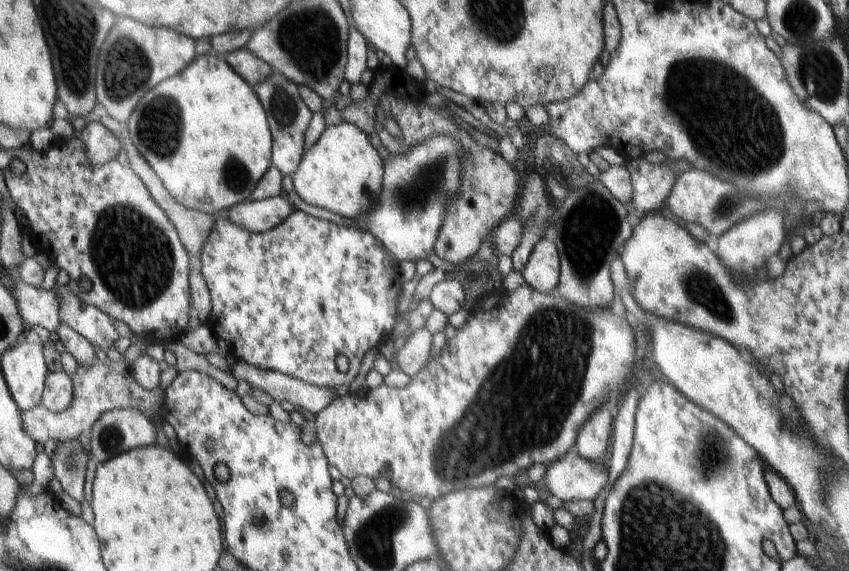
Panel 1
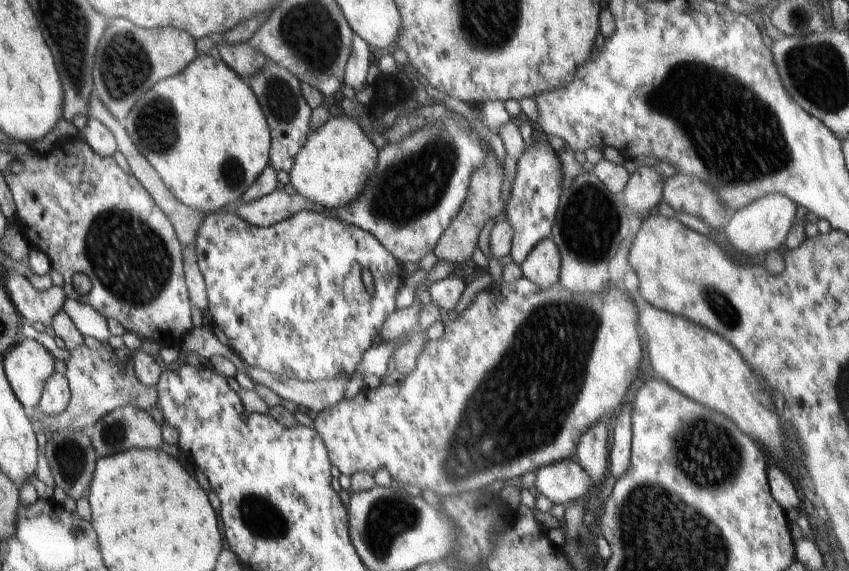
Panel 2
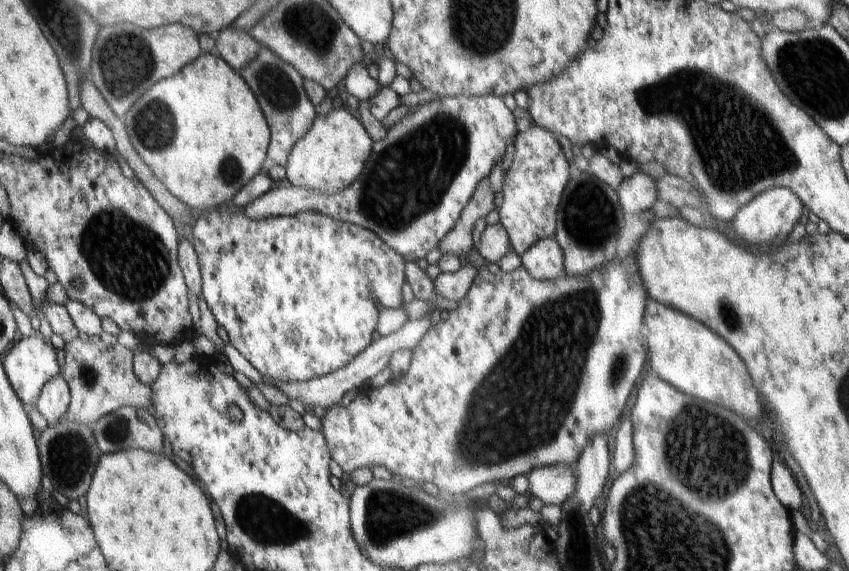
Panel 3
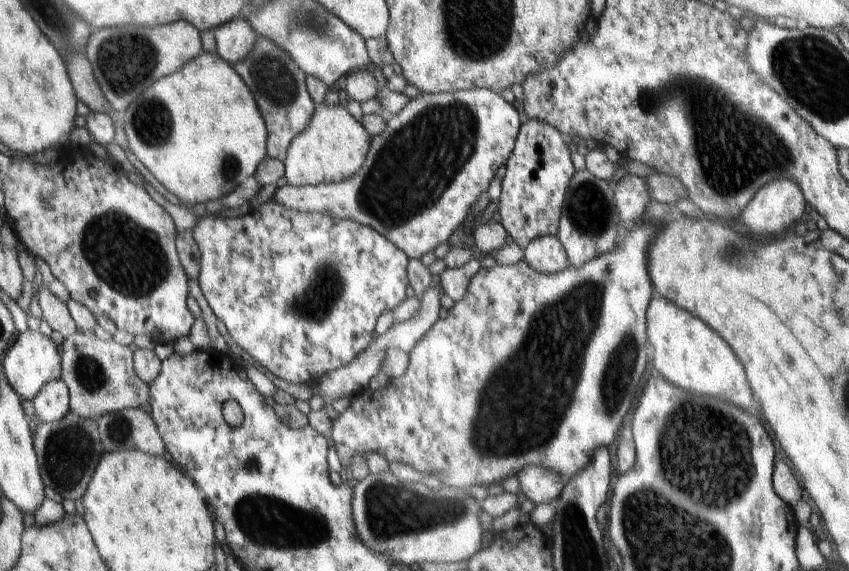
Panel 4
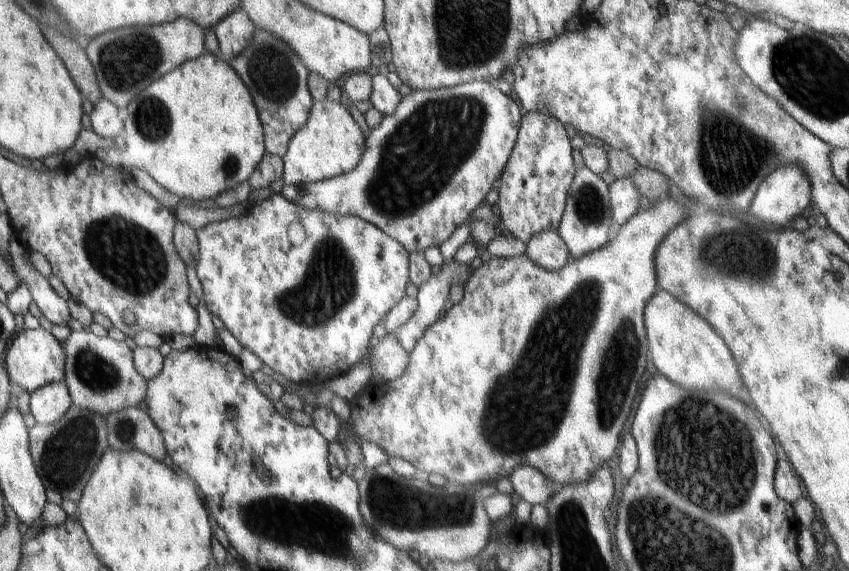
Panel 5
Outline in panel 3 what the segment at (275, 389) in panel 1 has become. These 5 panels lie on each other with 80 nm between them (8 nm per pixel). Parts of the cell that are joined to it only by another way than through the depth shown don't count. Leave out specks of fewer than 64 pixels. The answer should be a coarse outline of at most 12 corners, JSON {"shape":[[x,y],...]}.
{"shape":[[433,309],[375,339],[350,364],[302,382],[263,376],[290,400],[318,412],[368,385],[391,354],[414,350],[428,332]]}

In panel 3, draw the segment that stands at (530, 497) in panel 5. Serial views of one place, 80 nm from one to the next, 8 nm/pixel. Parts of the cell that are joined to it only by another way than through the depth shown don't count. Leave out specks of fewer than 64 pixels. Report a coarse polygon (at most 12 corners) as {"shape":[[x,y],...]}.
{"shape":[[573,467],[532,469],[529,491],[545,505],[561,505],[577,487]]}

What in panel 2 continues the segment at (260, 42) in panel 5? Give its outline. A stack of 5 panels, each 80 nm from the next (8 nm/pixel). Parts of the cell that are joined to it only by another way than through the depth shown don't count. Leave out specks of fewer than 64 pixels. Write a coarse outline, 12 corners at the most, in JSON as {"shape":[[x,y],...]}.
{"shape":[[267,59],[247,80],[271,132],[269,164],[289,173],[313,110],[301,82]]}

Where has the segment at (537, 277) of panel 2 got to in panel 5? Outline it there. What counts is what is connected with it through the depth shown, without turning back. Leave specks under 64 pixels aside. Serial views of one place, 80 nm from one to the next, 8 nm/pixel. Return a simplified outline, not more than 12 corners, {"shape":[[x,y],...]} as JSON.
{"shape":[[538,231],[525,255],[546,270],[572,261],[557,231]]}

